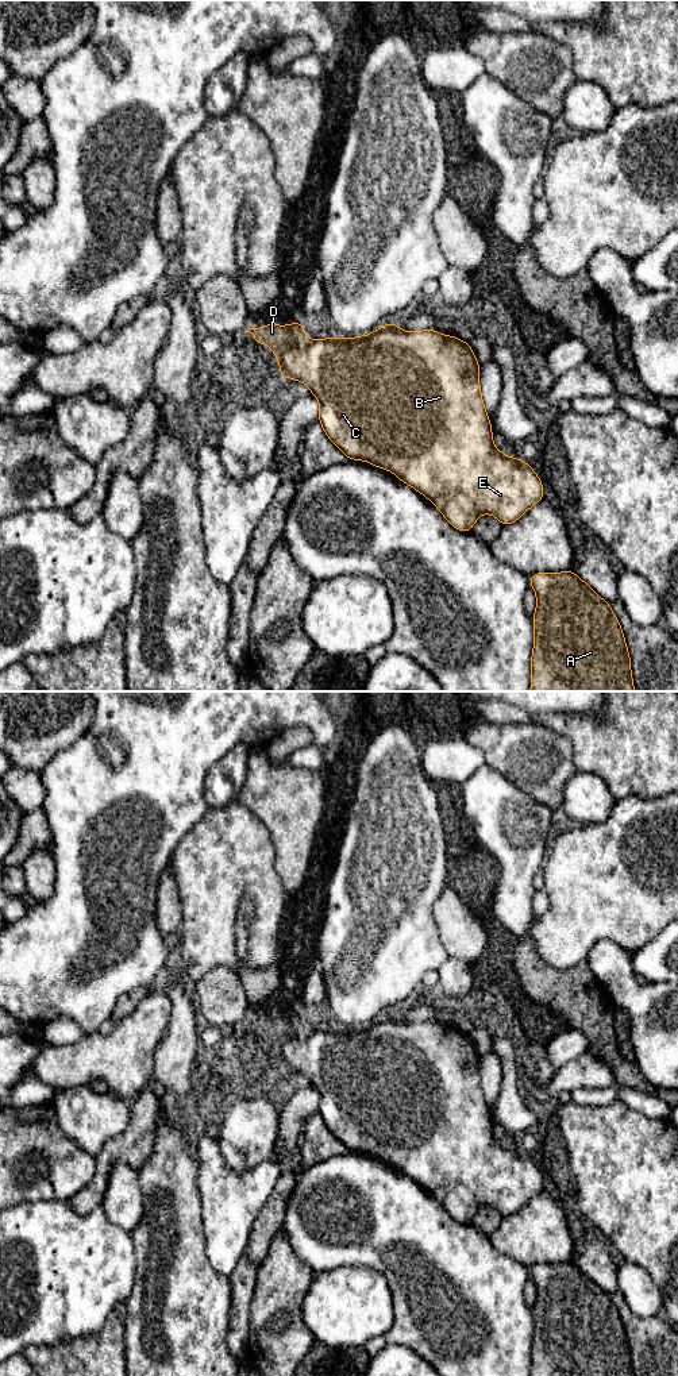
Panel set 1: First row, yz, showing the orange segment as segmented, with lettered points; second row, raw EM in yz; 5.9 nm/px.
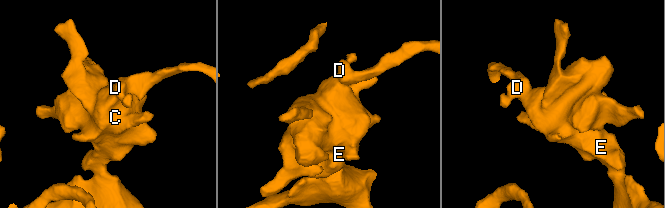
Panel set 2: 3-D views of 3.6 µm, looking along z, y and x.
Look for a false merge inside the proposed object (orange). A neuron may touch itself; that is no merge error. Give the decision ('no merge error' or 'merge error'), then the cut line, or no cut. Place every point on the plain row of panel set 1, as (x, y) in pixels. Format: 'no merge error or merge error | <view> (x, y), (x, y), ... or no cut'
no merge error | no cut

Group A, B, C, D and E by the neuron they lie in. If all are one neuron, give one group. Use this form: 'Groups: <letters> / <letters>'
Groups: A B C D E

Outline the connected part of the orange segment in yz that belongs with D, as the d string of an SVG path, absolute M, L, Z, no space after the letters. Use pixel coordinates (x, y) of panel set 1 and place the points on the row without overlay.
M301 1013L289 1017L269 1014L247 1024L254 1026L257 1037L263 1034L273 1041L282 1069L303 1074L317 1088L319 1114L348 1150L392 1163L428 1190L455 1221L471 1222L484 1205L494 1207L501 1217L513 1215L544 1190L542 1171L531 1155L517 1148L508 1149L493 1136L492 1115L479 1079L481 1056L470 1034L434 1020L408 1024L394 1013L358 1029L307 1030Z

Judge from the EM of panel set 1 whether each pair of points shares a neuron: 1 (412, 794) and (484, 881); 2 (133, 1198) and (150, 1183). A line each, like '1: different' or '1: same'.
1: different
2: different

